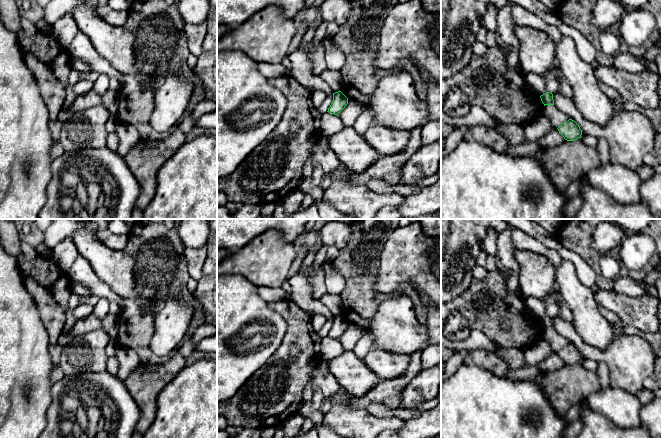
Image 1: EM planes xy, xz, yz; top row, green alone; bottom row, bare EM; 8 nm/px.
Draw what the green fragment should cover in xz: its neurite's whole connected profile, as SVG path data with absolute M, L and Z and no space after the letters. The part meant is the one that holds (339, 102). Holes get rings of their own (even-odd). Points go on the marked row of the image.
M341 92L333 93L333 101L328 108L330 114L338 115L348 104L348 98Z

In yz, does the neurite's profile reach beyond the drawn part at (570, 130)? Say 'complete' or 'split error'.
complete

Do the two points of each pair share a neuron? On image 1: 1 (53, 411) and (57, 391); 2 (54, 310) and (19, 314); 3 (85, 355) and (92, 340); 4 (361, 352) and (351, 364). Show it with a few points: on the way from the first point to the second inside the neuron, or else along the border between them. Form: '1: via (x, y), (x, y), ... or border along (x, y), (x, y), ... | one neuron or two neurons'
1: via (55, 406), (56, 396) | one neuron
2: border along (29, 291), (49, 334) | two neurons
3: via (86, 351), (92, 344) | one neuron
4: border along (352, 351), (362, 360) | two neurons

